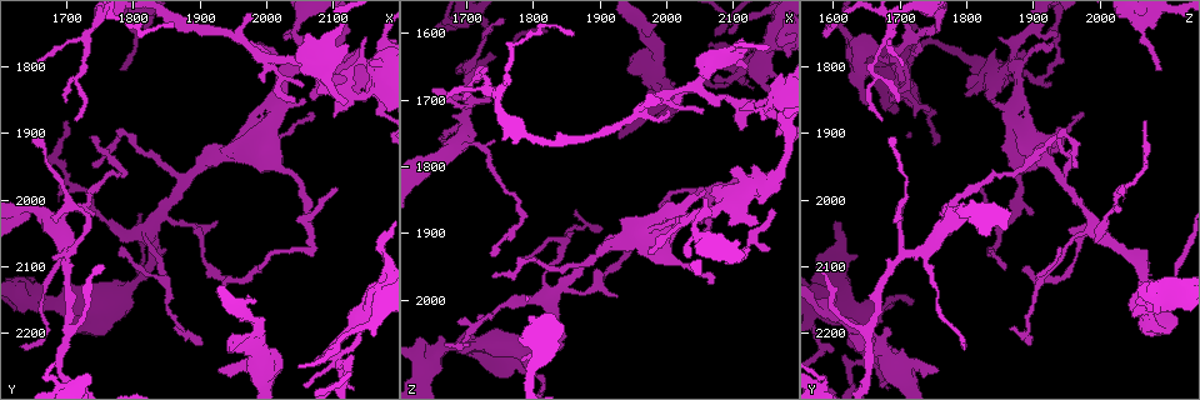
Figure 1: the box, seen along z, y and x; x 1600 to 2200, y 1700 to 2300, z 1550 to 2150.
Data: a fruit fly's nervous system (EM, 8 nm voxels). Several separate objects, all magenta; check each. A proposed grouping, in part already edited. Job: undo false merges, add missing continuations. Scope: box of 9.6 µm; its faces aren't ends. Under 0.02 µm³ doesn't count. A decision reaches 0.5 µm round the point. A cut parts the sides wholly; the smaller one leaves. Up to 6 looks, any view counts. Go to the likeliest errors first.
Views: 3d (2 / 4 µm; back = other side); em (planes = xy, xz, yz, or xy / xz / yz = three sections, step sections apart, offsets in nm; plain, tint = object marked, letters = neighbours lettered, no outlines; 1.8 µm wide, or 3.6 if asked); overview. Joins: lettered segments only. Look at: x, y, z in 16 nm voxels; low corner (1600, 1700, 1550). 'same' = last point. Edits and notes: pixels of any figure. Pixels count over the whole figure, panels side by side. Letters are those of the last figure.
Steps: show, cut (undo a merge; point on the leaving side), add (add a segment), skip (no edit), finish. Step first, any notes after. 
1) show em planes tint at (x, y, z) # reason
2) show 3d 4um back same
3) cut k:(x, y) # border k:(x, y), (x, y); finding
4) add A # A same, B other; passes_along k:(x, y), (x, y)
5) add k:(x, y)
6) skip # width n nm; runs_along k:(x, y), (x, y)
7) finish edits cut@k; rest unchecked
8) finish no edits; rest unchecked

show em planes letters at (2135, 1845, 1705)

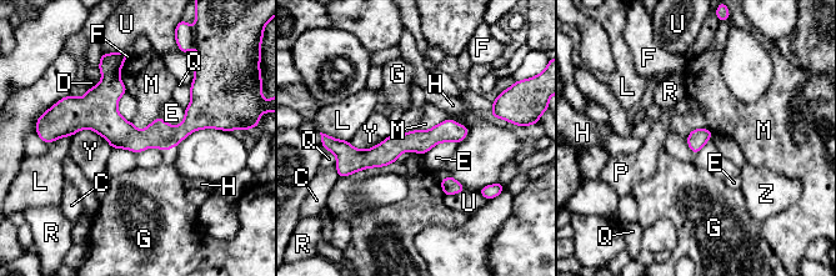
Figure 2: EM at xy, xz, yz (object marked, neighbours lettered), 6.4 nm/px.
skip # C other, D other, E other, F other, G other, H other, L other, M other, P other, Q other, R other, U other, Y other, Z other; border 2:(449, 118), (426, 130), (418, 130); continuous, no second neuron

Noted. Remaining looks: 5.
show em yz step 16 letters at (1700, 2085, 1715) # sudden change in width

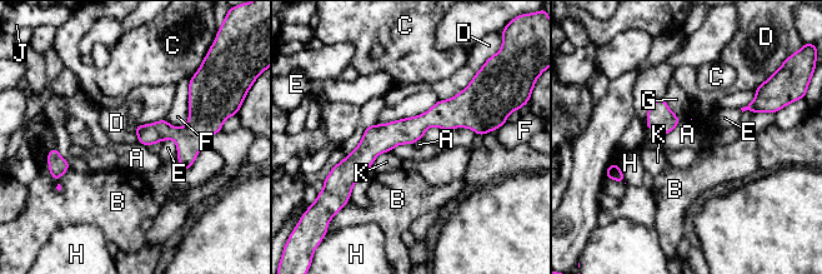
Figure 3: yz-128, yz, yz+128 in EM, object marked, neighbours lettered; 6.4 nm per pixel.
skip # A other, B other, C other, D other, E other, F other, G other, H other, J other, K other; runs_along 3:(485, 126), (430, 118), (341, 167); continuous, no second neuron

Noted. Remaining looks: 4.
show 3d 2um at (1945, 2225, 1635)

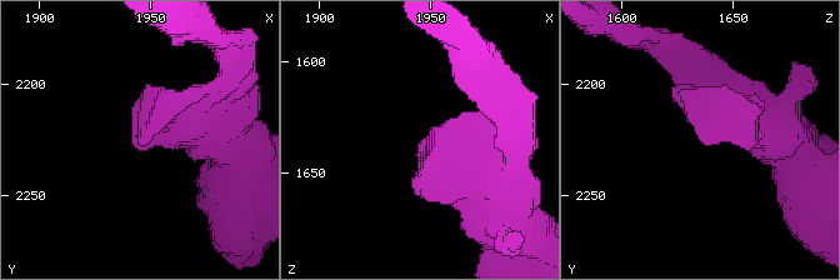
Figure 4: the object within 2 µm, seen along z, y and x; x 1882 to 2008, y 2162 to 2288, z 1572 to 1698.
show em xz step 4 letters at (1946, 2227, 1635)

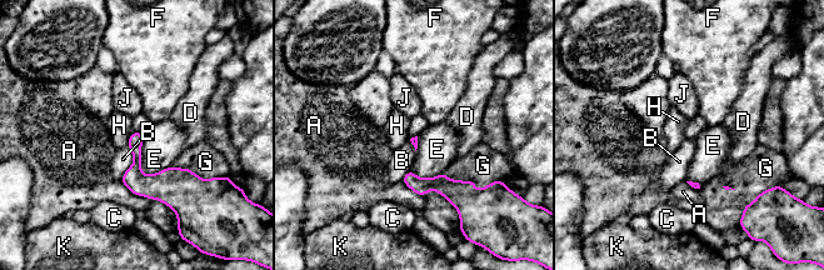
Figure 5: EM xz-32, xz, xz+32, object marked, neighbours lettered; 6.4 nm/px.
show em planes letters same # cut it another way

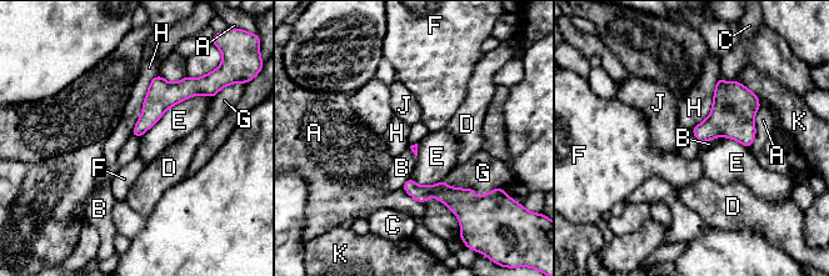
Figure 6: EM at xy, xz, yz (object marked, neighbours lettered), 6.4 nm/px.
skip # A other, B other, C other, D other, E other, F other, G other, H other, J other, K other; no lettered segment goes on from it

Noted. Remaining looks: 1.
finish no edits; rest unchecked

